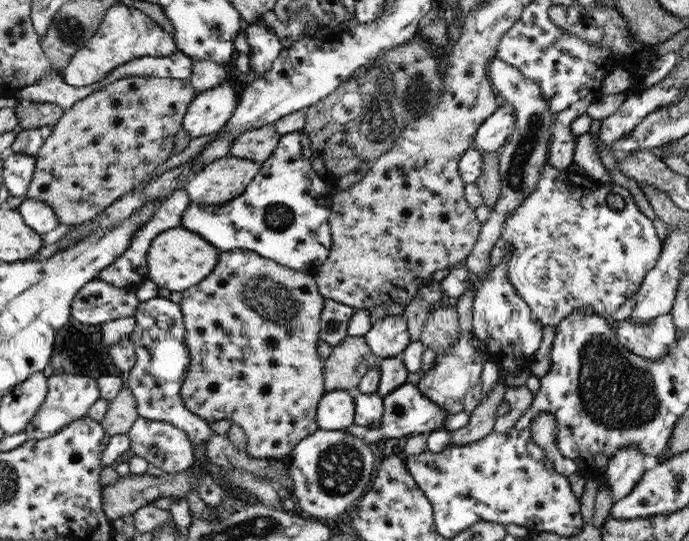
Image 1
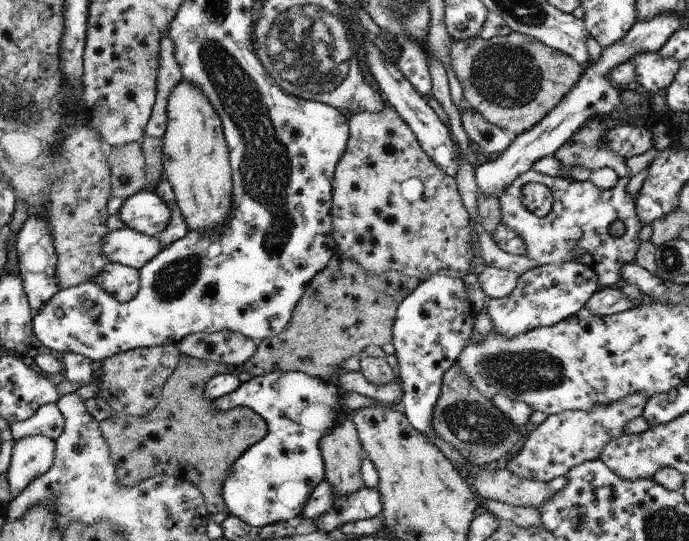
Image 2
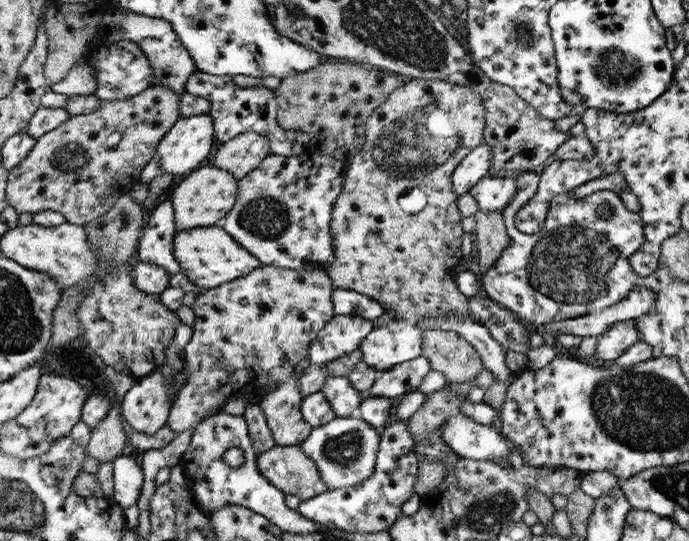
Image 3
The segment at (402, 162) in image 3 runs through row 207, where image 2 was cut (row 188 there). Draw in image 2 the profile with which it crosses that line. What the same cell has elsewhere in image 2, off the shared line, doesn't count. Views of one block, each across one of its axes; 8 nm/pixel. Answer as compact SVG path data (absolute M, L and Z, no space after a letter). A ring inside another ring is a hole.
M387 102L382 112L359 111L354 113L347 123L349 139L346 150L337 164L333 182L332 235L338 242L336 253L354 260L358 266L372 274L396 271L420 281L425 281L432 275L446 275L464 280L474 260L472 228L455 177L446 174L424 152L408 124ZM412 176L422 180L426 186L424 196L416 202L408 202L400 194L400 184Z

